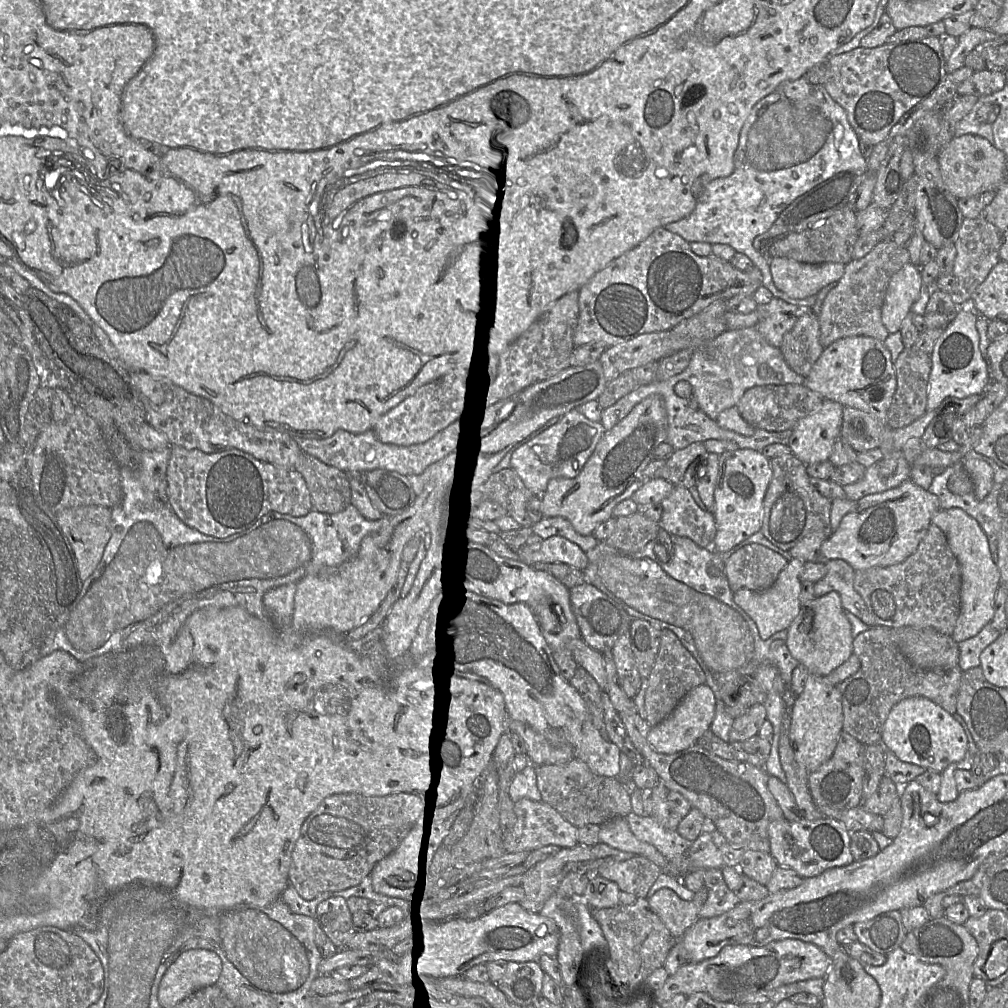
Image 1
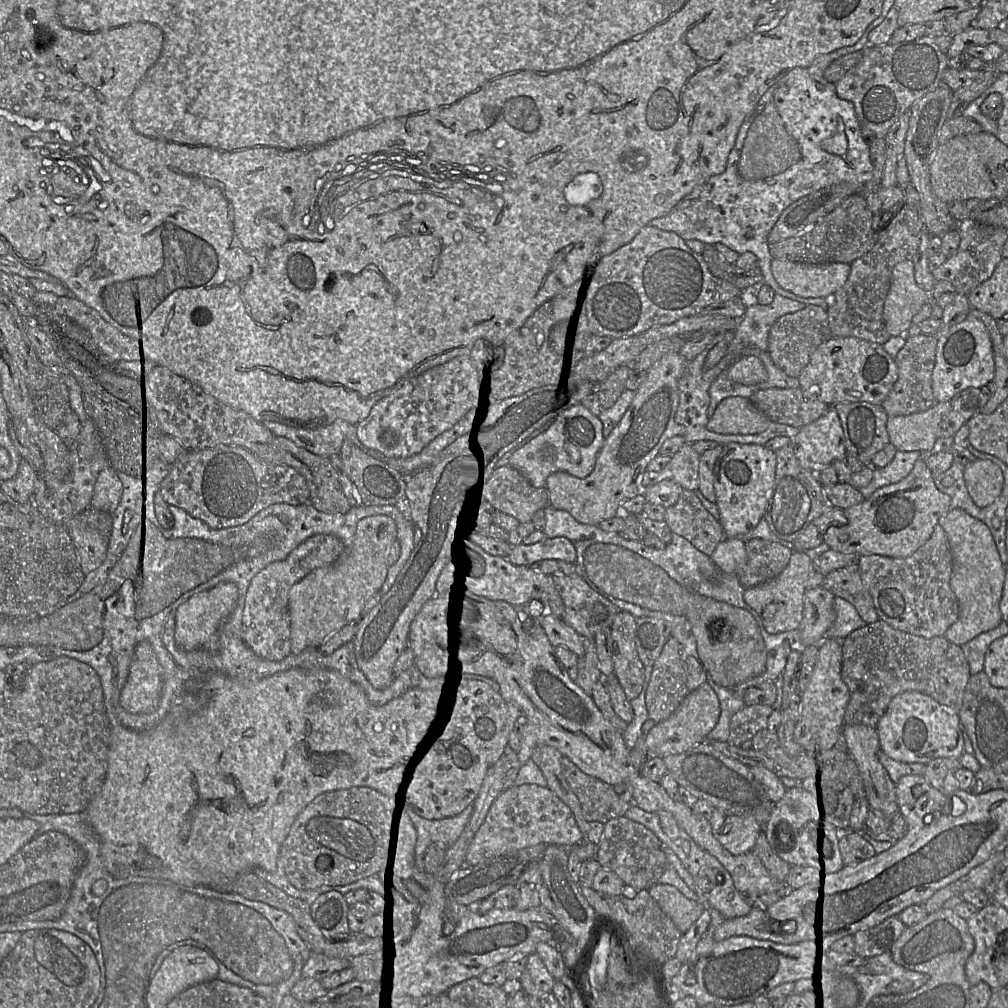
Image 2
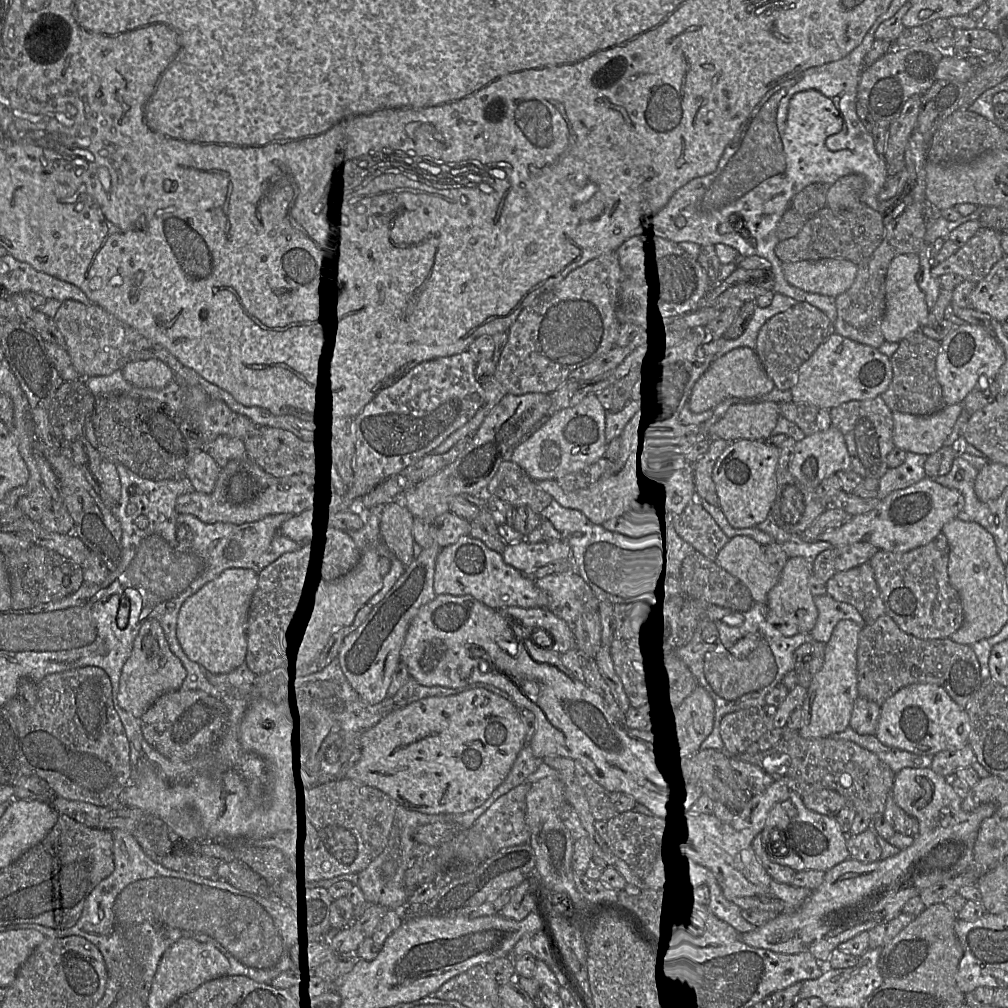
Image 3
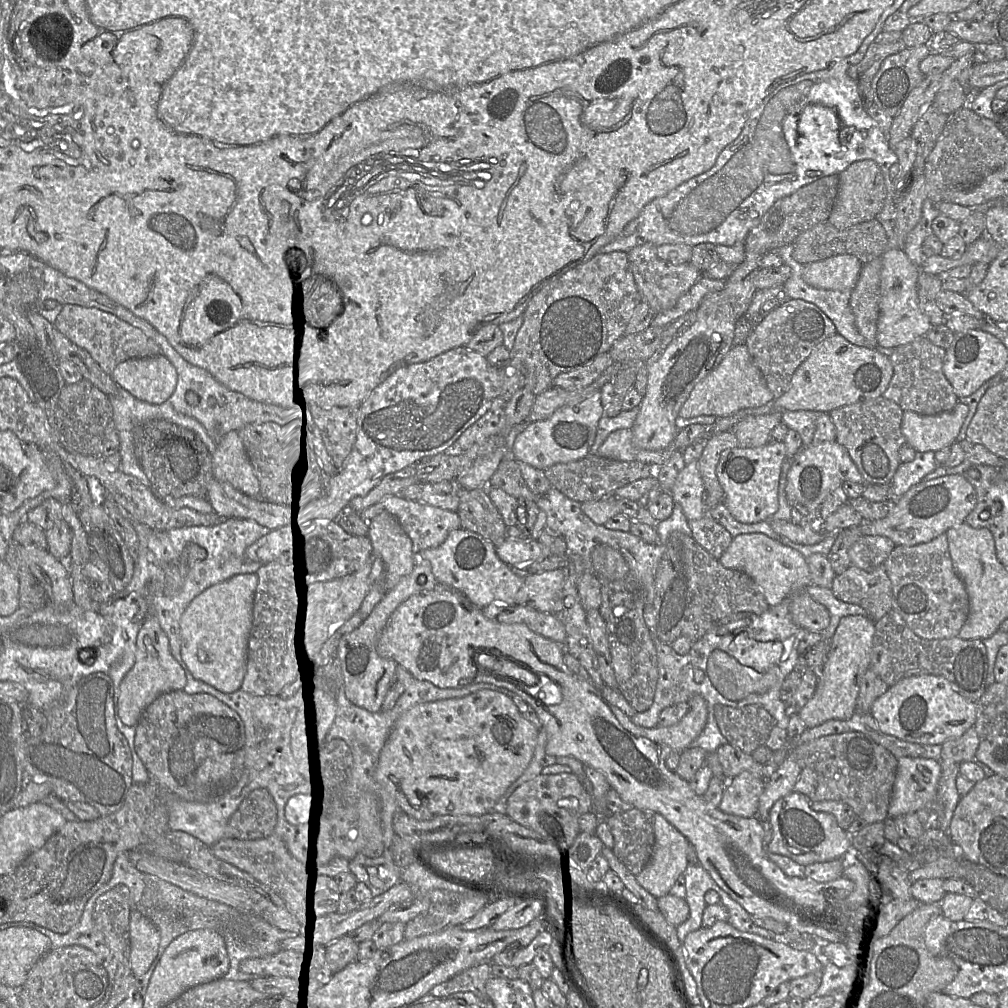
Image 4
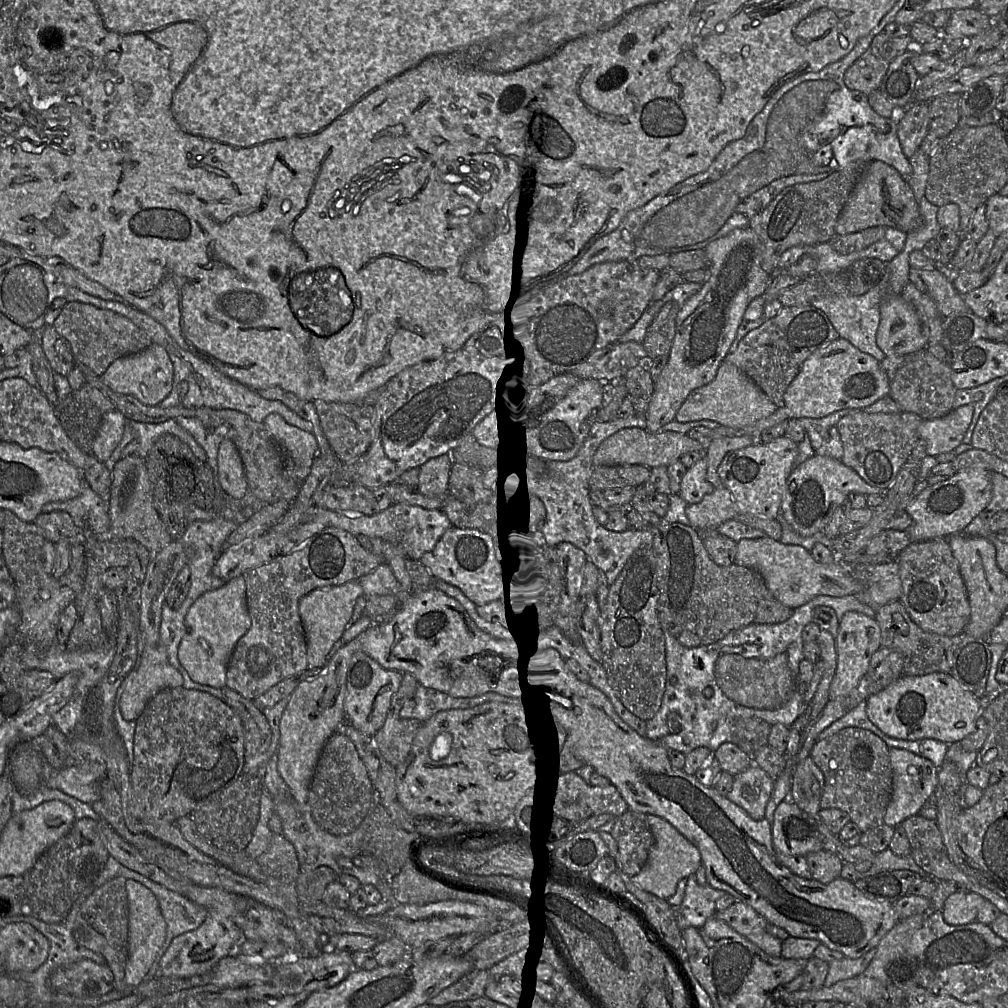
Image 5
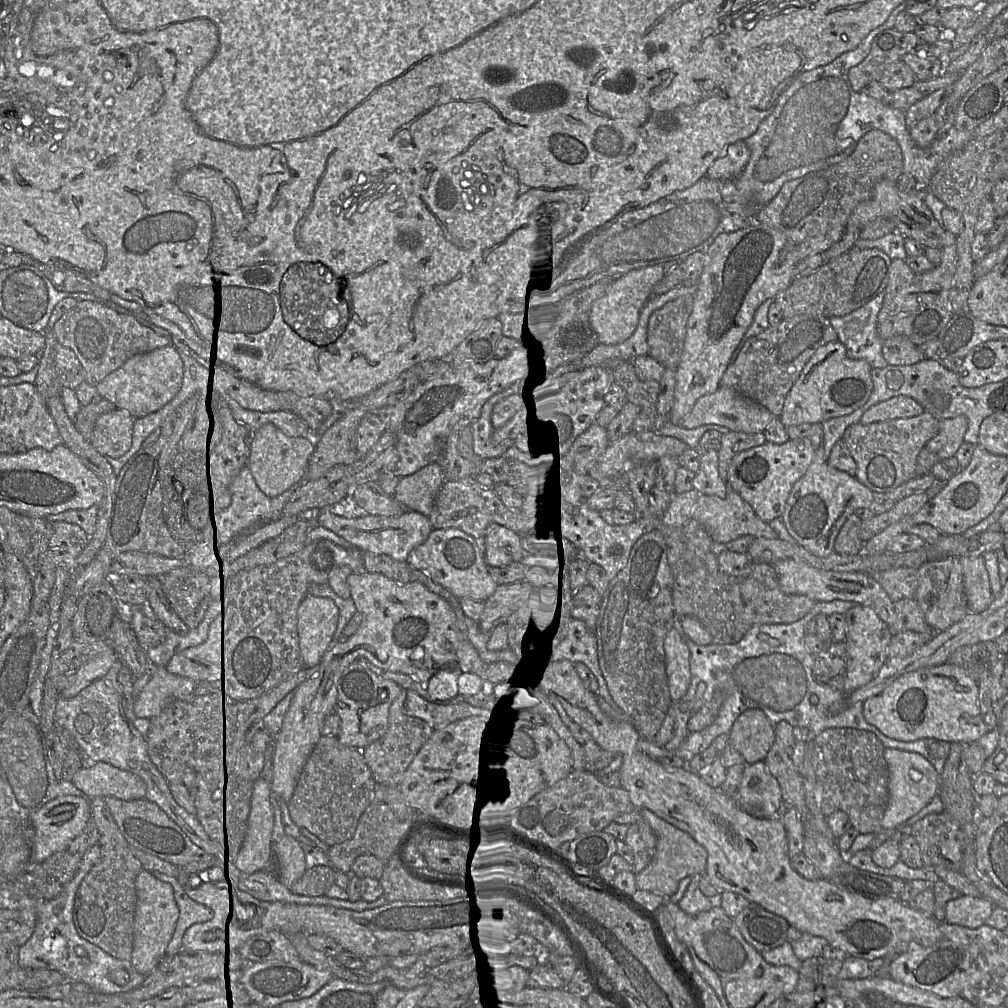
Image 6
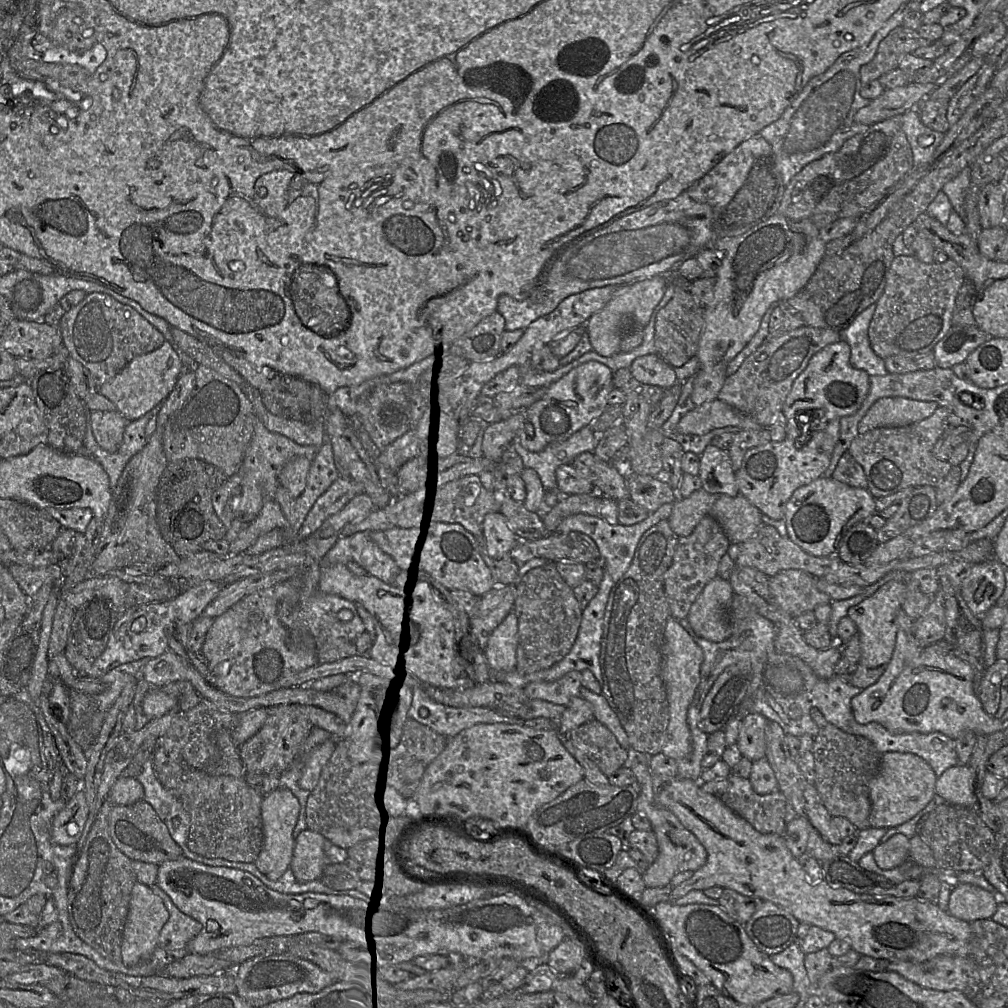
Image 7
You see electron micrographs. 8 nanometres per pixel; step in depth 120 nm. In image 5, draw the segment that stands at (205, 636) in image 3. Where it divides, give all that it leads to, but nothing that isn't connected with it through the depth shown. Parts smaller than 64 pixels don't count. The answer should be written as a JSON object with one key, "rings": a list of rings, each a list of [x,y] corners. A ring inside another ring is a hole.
{"rings":[[[240,575],[225,582],[221,587],[217,589],[205,591],[191,604],[184,618],[183,635],[181,638],[180,645],[177,648],[177,645],[171,642],[171,644],[168,646],[168,660],[171,663],[171,665],[177,668],[180,672],[181,670],[179,669],[179,667],[181,666],[194,682],[212,687],[224,687],[226,681],[226,668],[227,668],[228,660],[230,659],[230,656],[232,654],[236,642],[241,636],[243,636],[247,632],[250,625],[251,625],[251,620],[248,613],[247,600],[246,600],[246,585],[244,578],[242,577],[242,575]]]}

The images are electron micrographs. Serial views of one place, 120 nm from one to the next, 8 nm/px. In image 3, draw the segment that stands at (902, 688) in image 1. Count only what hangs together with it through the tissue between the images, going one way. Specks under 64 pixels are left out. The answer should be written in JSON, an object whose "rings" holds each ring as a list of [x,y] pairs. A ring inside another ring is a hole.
{"rings":[[[887,614],[862,628],[859,634],[856,657],[858,694],[860,697],[873,701],[880,706],[905,686],[915,683],[928,683],[944,688],[950,697],[965,709],[982,683],[980,663],[971,646],[956,643],[950,638],[919,639],[902,631]]]}

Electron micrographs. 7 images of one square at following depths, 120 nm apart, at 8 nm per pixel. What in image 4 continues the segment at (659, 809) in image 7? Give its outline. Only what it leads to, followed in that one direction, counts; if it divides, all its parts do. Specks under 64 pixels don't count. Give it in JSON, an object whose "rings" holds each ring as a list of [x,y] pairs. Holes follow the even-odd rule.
{"rings":[[[653,814],[655,843],[653,853],[637,882],[657,899],[670,893],[673,885],[689,865],[687,838],[664,816]]]}

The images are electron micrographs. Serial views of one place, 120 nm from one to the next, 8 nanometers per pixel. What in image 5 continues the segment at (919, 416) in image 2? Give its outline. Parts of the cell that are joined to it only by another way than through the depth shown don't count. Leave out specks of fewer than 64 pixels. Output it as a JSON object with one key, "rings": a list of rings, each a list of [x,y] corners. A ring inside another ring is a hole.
{"rings":[[[963,405],[941,418],[922,420],[917,433],[919,439],[926,441],[927,455],[953,452],[963,441],[973,411],[972,405]]]}

